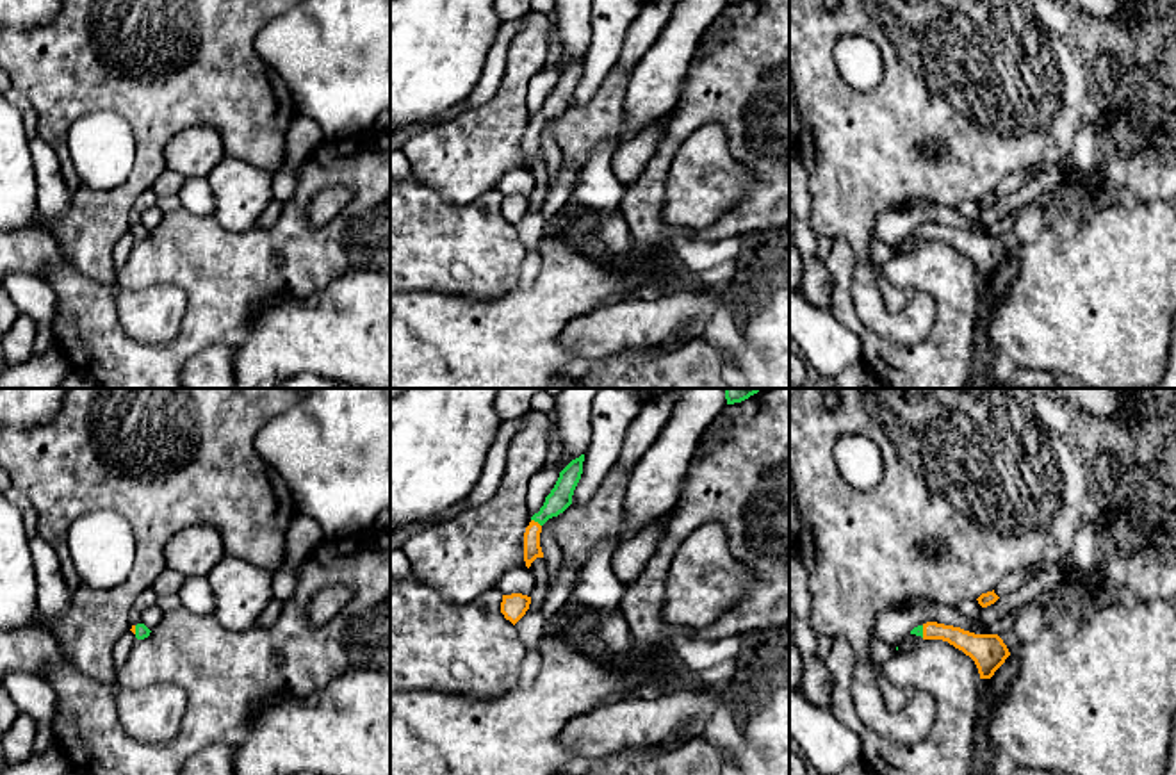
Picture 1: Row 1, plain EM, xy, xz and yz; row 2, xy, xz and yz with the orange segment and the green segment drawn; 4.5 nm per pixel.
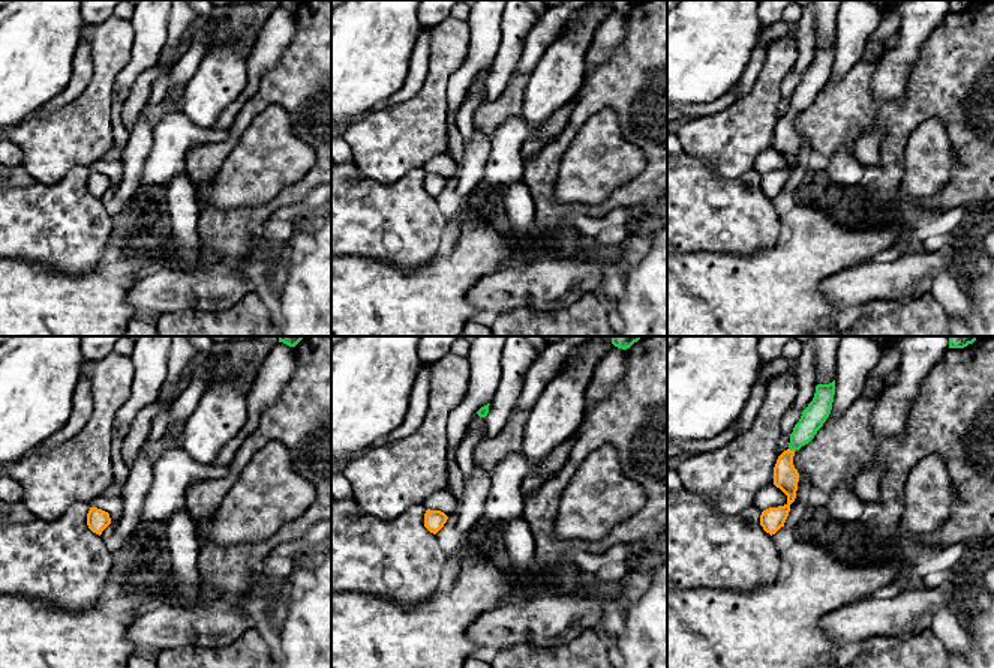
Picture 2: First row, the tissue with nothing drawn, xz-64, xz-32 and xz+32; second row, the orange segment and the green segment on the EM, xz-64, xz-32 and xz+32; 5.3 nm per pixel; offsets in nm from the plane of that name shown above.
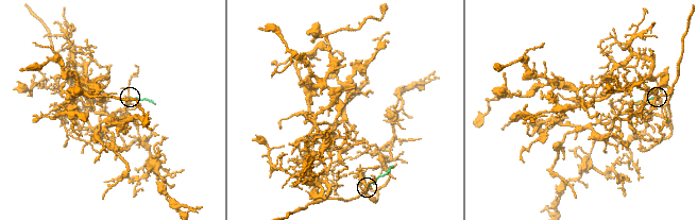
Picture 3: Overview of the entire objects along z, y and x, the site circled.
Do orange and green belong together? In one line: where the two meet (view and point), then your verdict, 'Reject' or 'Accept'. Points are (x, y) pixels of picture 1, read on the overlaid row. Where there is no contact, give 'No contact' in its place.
Touches orange at xz (537, 522). Accept

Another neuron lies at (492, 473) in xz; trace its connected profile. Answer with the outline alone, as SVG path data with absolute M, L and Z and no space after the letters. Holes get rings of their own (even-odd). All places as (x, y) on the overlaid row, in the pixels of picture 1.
M519 417L513 420L501 420L495 438L488 449L479 481L476 483L472 494L465 499L467 508L481 506L497 494L501 479L506 470L506 456L510 442L513 435L524 426L524 422L526 417Z

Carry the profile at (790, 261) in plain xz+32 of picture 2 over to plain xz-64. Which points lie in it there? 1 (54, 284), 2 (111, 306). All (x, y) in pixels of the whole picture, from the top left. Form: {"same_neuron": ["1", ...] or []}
{"same_neuron": ["1", "2"]}

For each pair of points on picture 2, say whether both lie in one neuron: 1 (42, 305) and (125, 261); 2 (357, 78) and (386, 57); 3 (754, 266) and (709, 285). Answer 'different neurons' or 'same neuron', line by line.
1: same neuron
2: same neuron
3: same neuron

